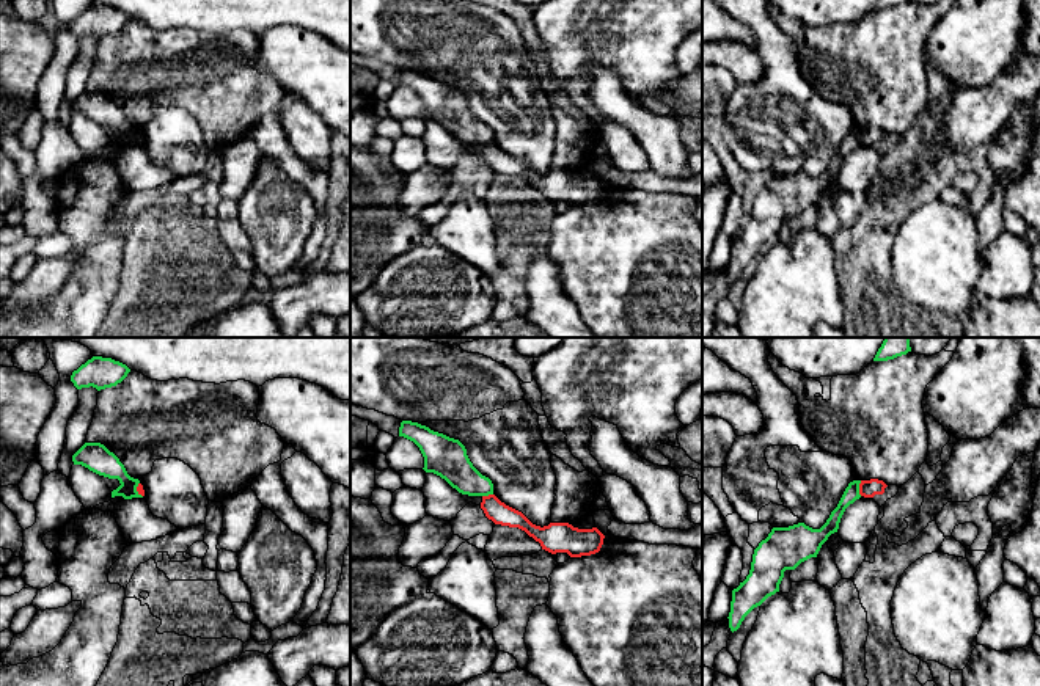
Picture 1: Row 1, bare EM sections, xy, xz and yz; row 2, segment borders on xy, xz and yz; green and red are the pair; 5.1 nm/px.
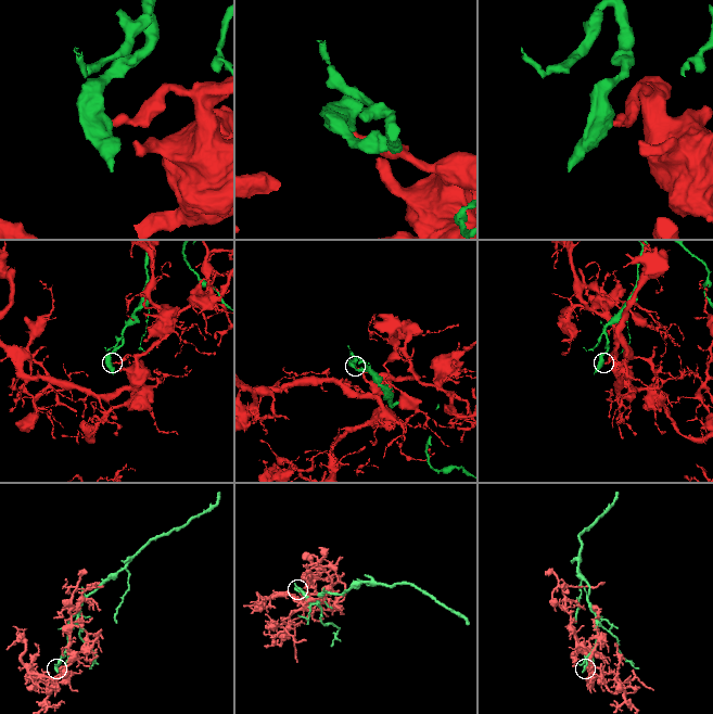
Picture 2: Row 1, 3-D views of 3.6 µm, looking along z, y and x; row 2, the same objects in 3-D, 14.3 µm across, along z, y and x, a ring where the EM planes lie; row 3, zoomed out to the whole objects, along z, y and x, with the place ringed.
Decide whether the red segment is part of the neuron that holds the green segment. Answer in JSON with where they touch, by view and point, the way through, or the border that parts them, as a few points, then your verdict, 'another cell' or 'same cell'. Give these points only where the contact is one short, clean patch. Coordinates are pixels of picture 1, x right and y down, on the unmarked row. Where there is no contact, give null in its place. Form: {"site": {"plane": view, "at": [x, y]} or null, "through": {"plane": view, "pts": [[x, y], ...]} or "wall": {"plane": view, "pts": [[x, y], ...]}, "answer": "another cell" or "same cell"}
{"site": {"plane": "yz", "at": [858, 137]}, "wall": {"plane": "yz", "pts": [[861, 129], [860, 143]]}, "answer": "another cell"}

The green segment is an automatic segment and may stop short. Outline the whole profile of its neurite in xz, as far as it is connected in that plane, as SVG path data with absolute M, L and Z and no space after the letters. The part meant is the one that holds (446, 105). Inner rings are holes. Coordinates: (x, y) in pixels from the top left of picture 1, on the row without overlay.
M412 69L401 71L399 85L419 96L426 121L440 124L459 141L468 144L493 143L492 129L473 115L465 94L459 88Z

